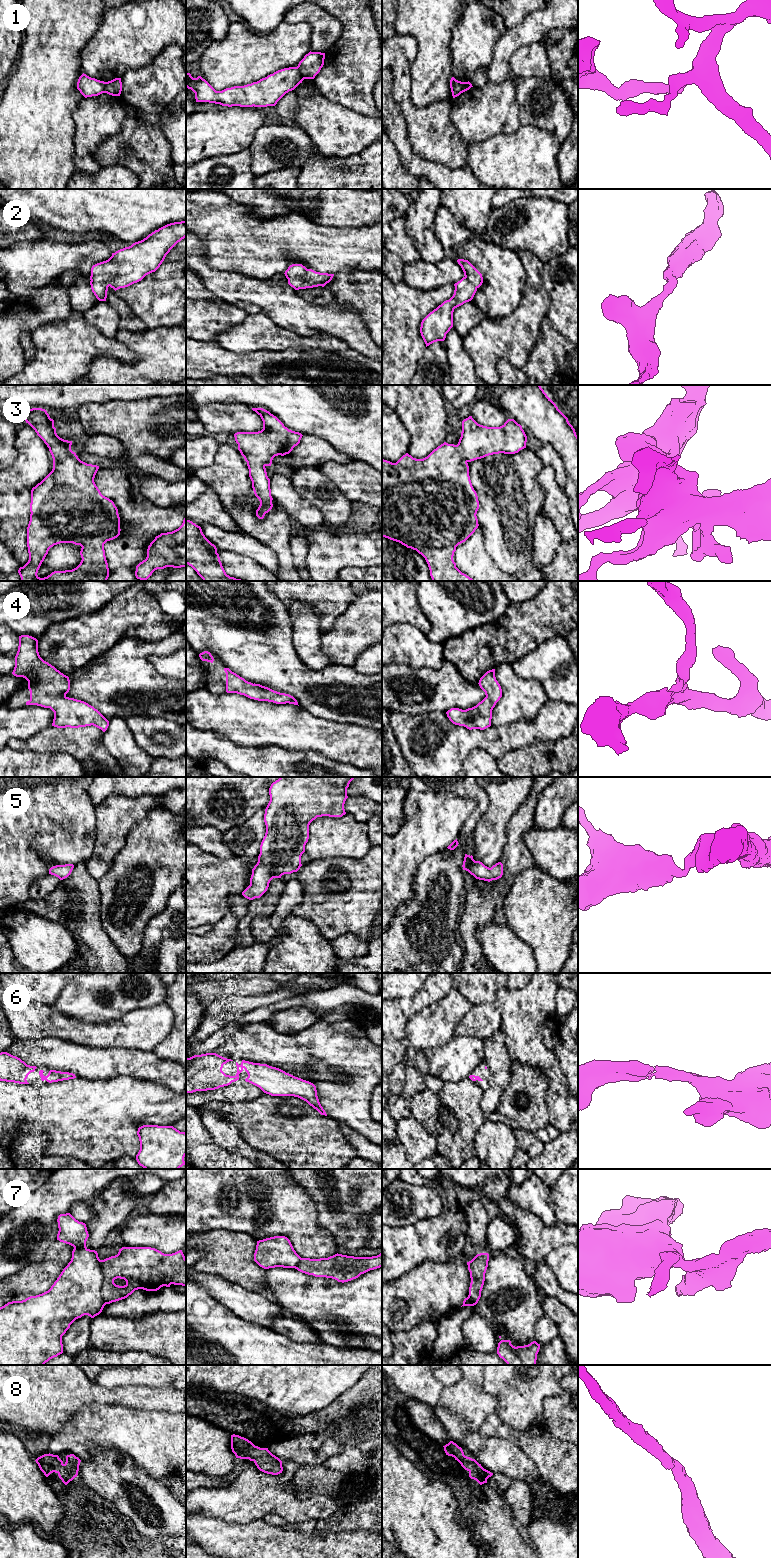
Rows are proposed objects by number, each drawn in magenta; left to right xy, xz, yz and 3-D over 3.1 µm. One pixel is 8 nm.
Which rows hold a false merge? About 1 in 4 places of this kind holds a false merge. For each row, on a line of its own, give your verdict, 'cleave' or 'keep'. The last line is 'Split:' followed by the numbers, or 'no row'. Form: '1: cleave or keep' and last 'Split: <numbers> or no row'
1: cleave
2: keep
3: keep
4: keep
5: keep
6: keep
7: cleave
8: keep
Split: 1, 7

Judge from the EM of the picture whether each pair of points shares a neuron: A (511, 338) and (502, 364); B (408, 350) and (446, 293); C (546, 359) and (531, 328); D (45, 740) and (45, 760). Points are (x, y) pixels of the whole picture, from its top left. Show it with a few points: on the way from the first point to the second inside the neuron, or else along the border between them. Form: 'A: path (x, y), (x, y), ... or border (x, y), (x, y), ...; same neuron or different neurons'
A: border (495, 363), (499, 359), (505, 358), (520, 369); different neurons
B: path (408, 334), (410, 321), (430, 301); same neuron
C: border (542, 331), (526, 360); different neurons
D: border (27, 749), (33, 752), (58, 752); different neurons

